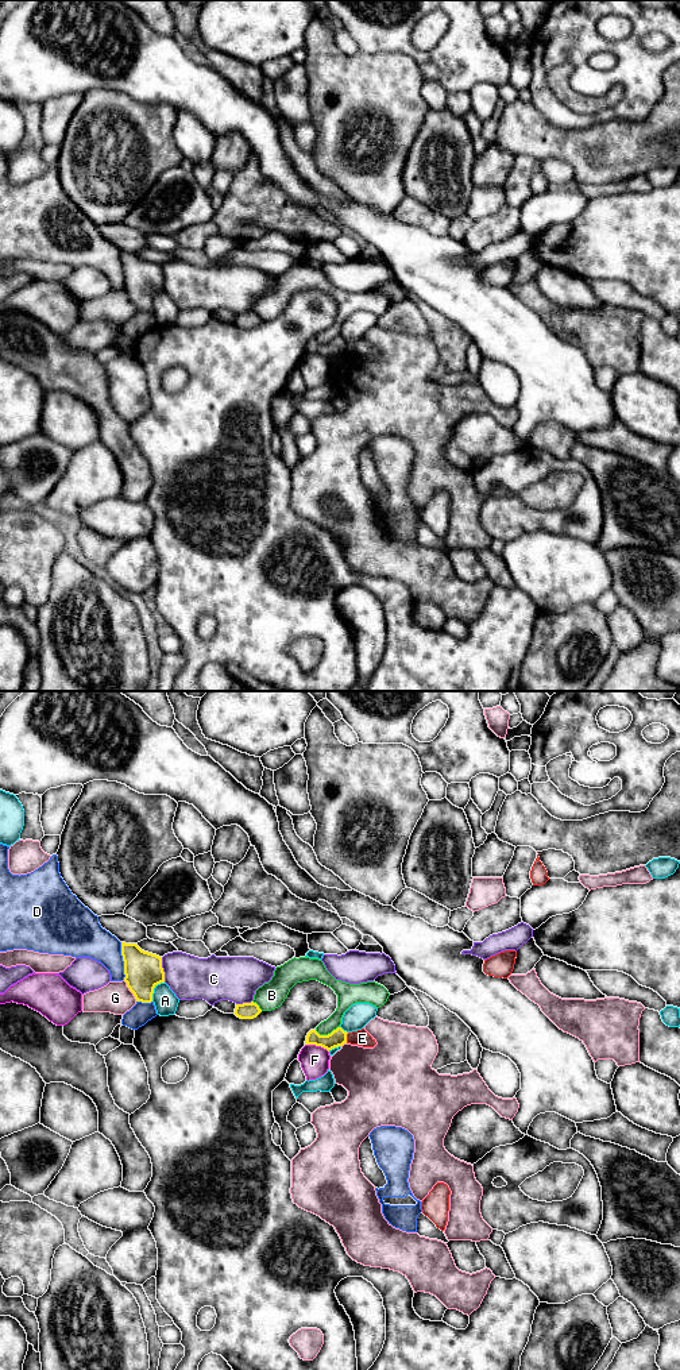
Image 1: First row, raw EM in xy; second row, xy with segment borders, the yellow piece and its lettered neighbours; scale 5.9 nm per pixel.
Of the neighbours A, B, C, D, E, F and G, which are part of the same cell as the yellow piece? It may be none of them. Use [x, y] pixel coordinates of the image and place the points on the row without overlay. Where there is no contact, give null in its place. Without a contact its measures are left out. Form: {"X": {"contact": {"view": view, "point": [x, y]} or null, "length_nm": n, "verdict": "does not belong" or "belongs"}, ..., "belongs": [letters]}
{"A": {"contact": {"view": "xy", "point": [153, 298]}, "length_nm": 140, "verdict": "does not belong"}, "B": {"contact": {"view": "xy", "point": [328, 343]}, "length_nm": 150, "verdict": "does not belong"}, "C": {"contact": {"view": "xy", "point": [162, 278]}, "length_nm": 150, "verdict": "does not belong"}, "D": {"contact": {"view": "xy", "point": [123, 269]}, "length_nm": 220, "verdict": "does not belong"}, "E": {"contact": {"view": "xy", "point": [346, 347]}, "length_nm": 70, "verdict": "does not belong"}, "F": {"contact": {"view": "xy", "point": [317, 354]}, "length_nm": 150, "verdict": "does not belong"}, "G": {"contact": {"view": "xy", "point": [130, 298]}, "length_nm": 150, "verdict": "does not belong"}, "belongs": []}

